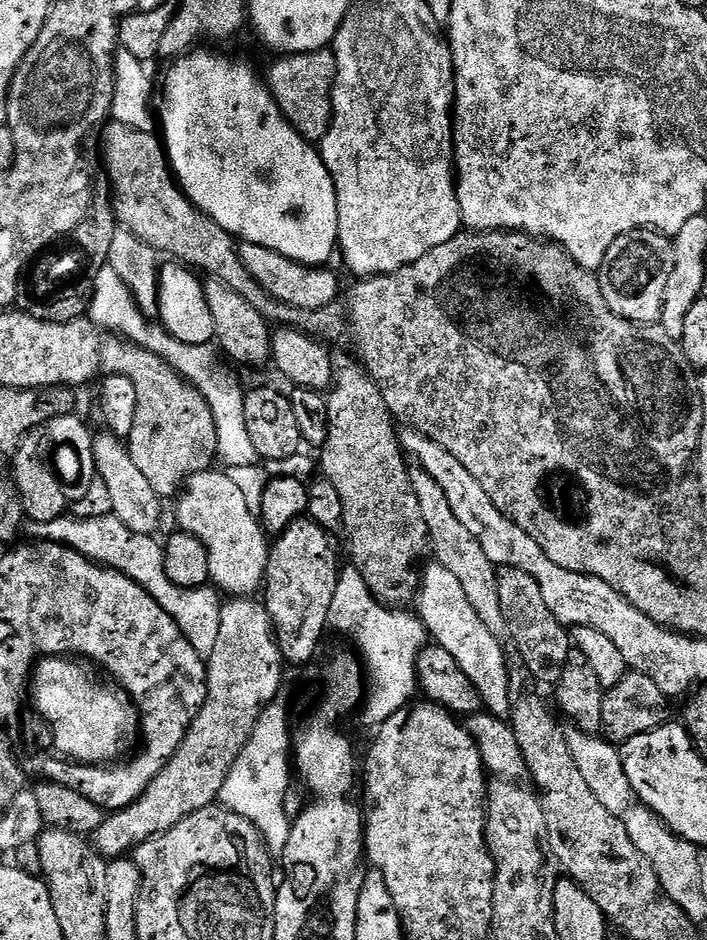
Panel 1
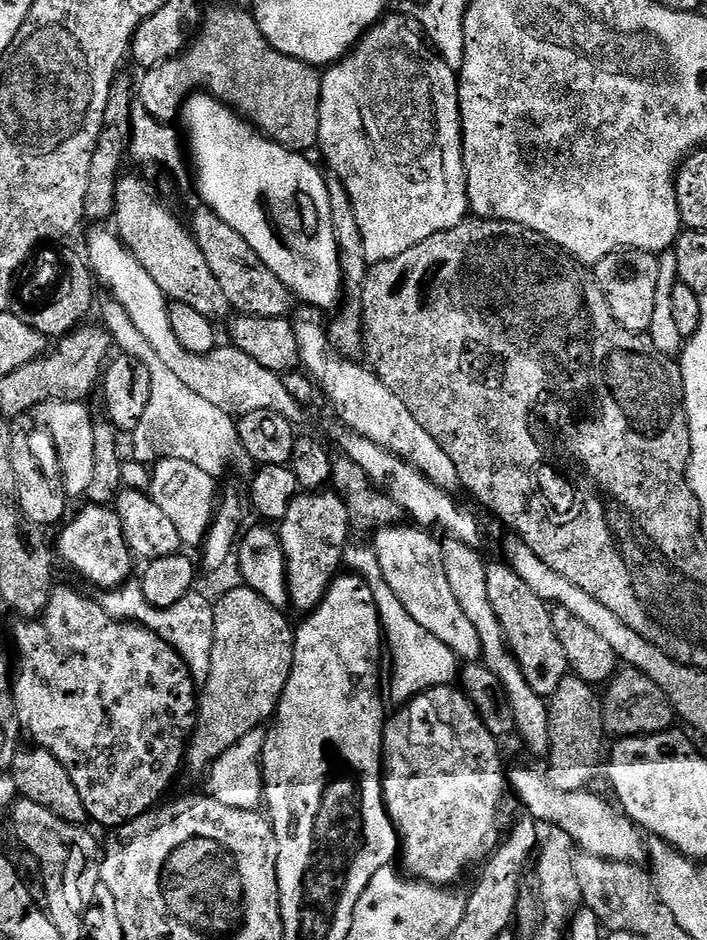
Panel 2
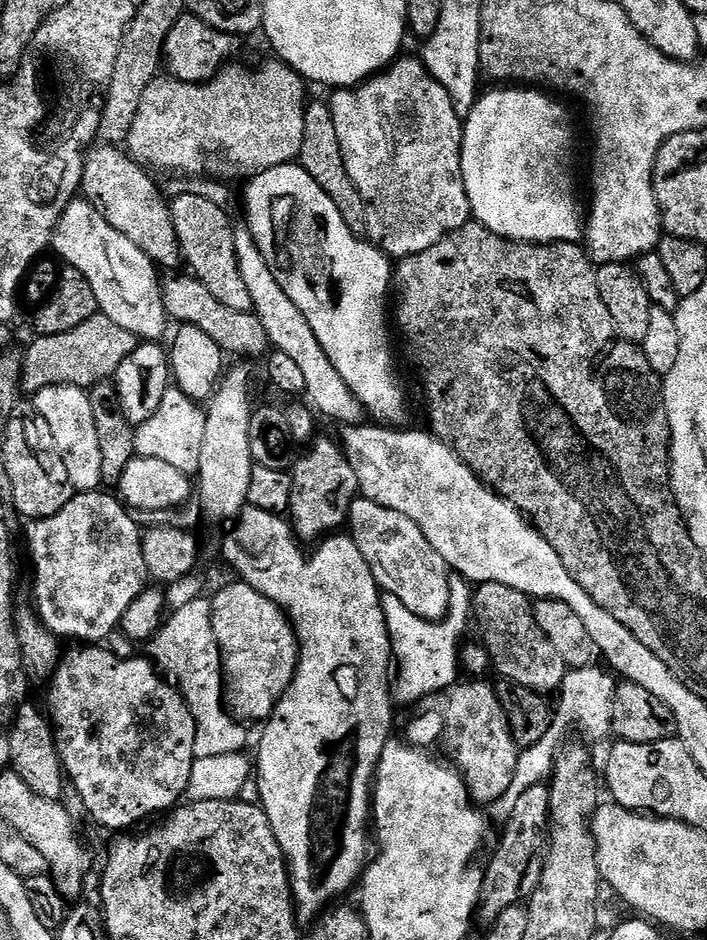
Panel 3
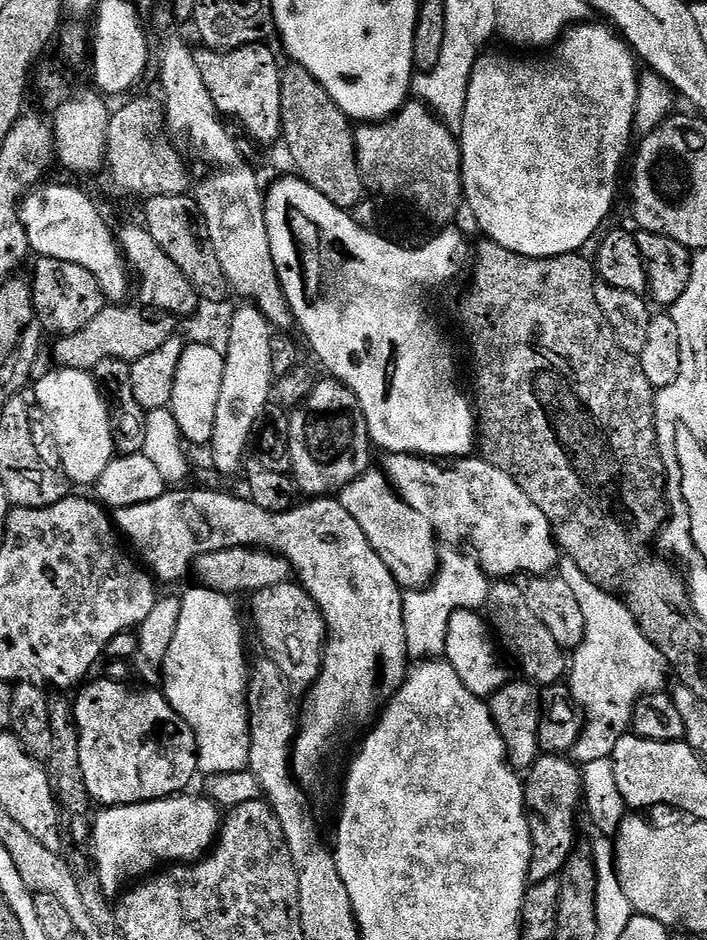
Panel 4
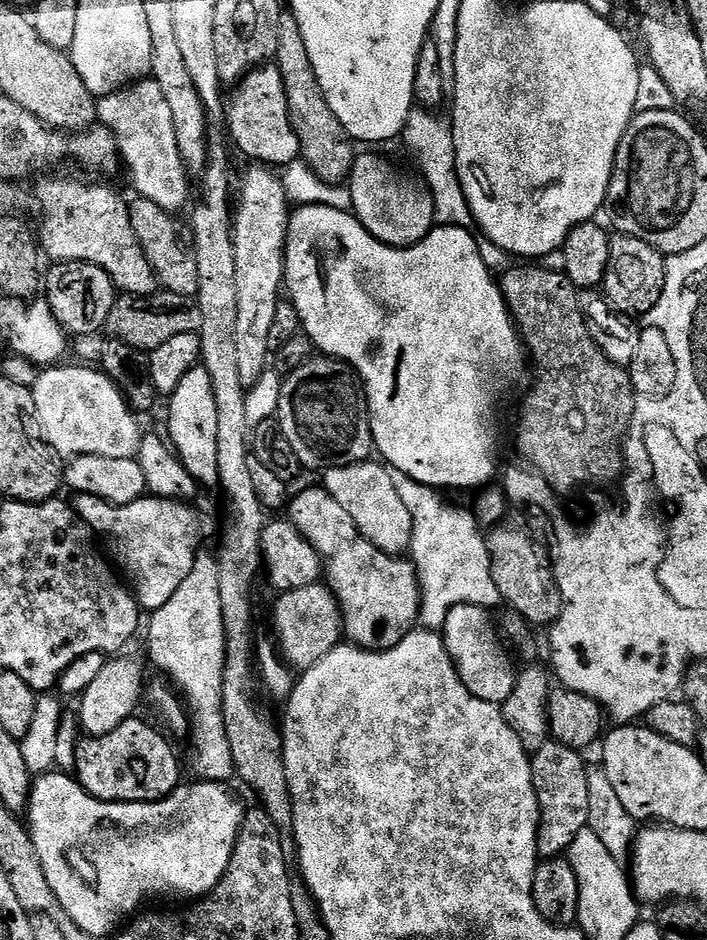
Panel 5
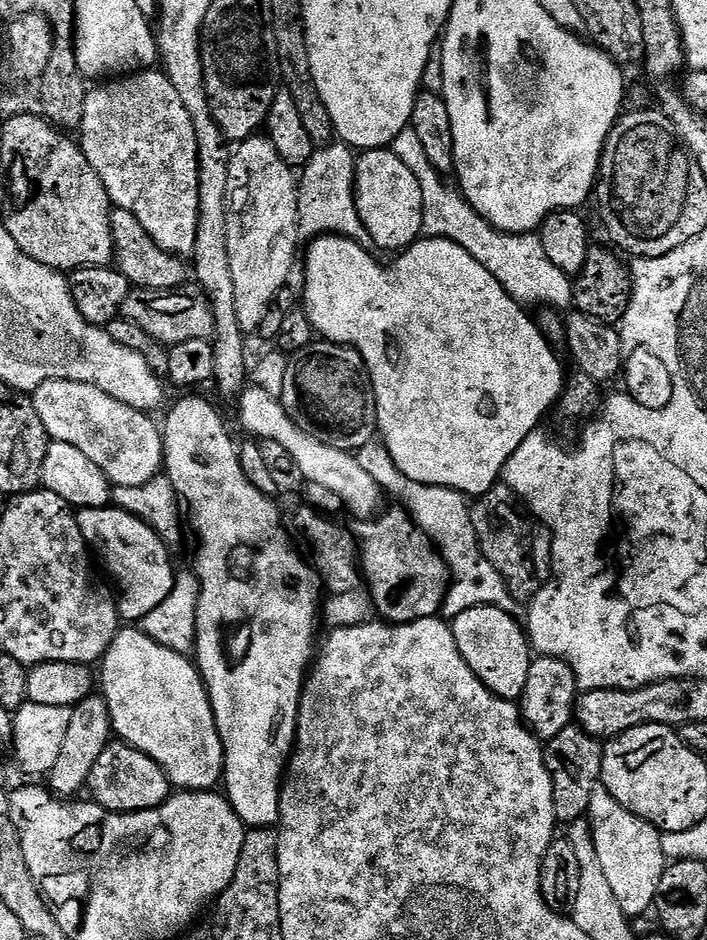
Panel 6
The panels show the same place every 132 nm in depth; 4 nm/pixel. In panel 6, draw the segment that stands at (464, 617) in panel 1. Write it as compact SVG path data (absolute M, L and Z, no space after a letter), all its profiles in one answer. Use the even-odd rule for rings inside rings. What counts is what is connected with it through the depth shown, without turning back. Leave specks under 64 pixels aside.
M255 386L245 387L238 397L240 403L240 424L249 432L249 437L257 441L273 440L278 442L294 458L301 477L328 492L333 492L354 515L357 521L373 519L381 511L380 498L382 491L378 482L374 481L370 474L362 470L355 455L342 450L334 450L334 446L326 446L310 434L306 434L295 422L288 417L288 411L283 403L273 393L267 392Z

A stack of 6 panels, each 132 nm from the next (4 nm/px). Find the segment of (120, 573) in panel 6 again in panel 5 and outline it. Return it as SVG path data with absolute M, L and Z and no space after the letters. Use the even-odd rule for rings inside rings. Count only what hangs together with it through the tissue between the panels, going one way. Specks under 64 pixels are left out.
M85 492L75 493L71 497L70 503L76 509L80 519L92 529L102 544L102 539L104 539L103 547L106 549L107 555L114 561L115 567L126 577L137 604L145 613L151 614L157 612L162 606L166 606L166 602L170 602L170 598L174 598L174 590L178 590L178 586L182 586L182 582L186 582L186 574L190 574L190 570L194 570L196 554L201 547L200 520L196 517L195 510L191 508L191 503L148 494L129 504L111 504L94 494Z

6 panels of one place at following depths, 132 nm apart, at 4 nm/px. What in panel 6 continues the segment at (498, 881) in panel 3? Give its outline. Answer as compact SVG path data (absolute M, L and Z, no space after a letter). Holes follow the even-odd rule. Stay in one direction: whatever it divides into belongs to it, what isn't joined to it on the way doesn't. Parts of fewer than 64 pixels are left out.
M569 726L554 734L552 740L547 741L544 748L544 761L552 776L557 821L567 826L574 823L576 819L587 817L590 794L593 793L594 786L601 783L604 744L583 732L578 726Z

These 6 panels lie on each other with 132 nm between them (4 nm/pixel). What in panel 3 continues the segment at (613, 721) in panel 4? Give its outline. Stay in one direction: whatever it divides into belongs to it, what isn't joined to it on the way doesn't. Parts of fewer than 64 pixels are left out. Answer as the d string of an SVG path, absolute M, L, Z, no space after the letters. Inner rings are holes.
M589 666L575 669L574 676L577 676L580 680L565 679L558 693L558 699L560 699L558 716L559 720L561 716L561 725L559 720L553 723L547 734L542 738L542 742L534 742L532 748L526 748L520 752L518 766L514 770L514 778L510 782L510 787L507 788L506 794L502 794L502 798L498 798L490 808L491 819L495 823L497 820L497 825L503 826L508 823L510 814L514 814L514 806L517 804L518 798L522 798L522 794L526 794L526 790L530 790L530 786L543 784L551 777L556 753L561 745L565 743L564 728L577 728L588 740L604 740L612 736L612 703L614 702L618 680L612 674L604 676L605 669L596 667Z

